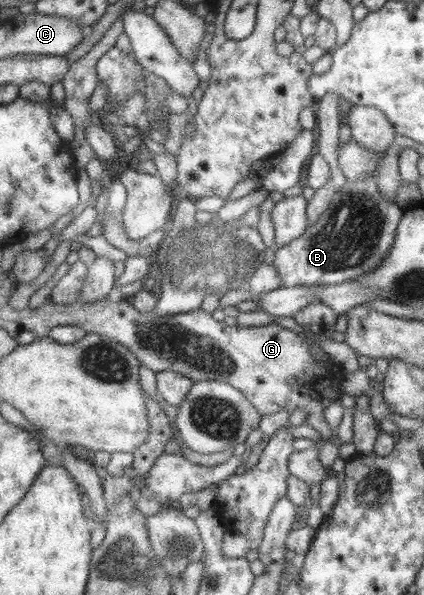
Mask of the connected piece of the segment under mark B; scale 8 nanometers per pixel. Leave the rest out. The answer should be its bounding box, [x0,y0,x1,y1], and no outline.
[273,176,404,287]

